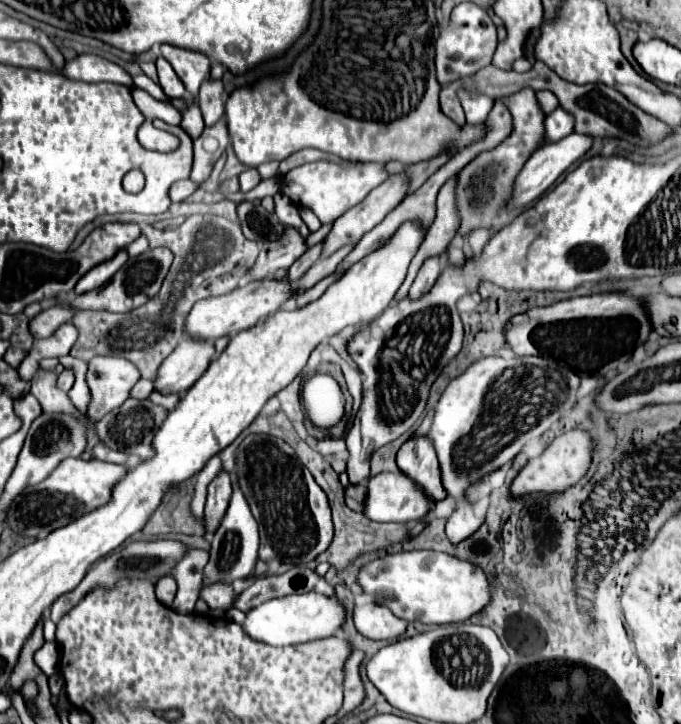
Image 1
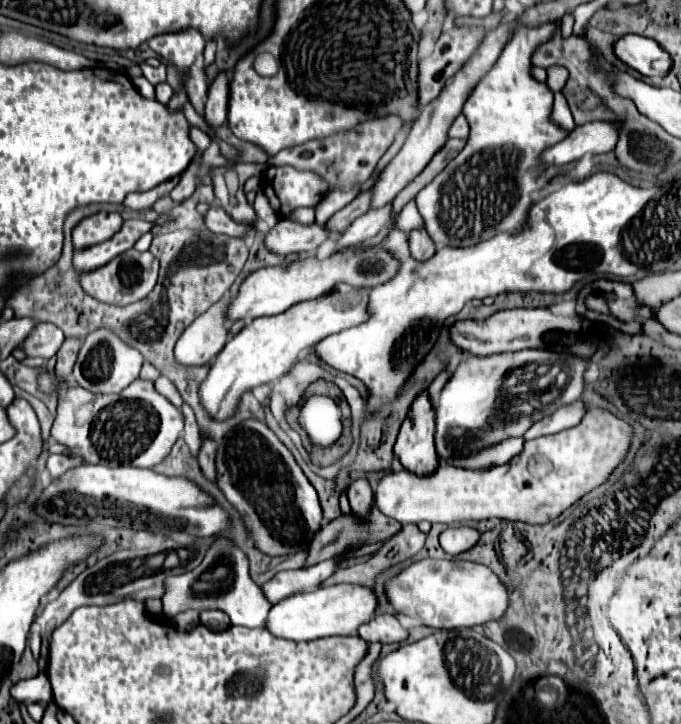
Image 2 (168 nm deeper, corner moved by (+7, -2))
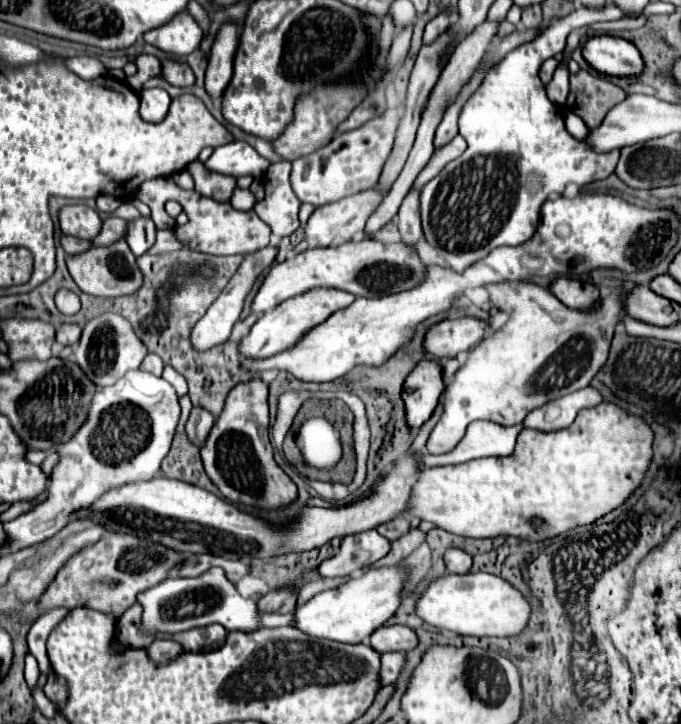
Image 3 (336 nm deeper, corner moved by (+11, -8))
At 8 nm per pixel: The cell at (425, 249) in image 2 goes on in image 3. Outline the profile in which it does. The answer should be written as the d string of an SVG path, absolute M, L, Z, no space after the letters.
M410 191L406 195L400 211L398 211L398 231L402 237L402 243L414 247L424 235L420 227L420 209L418 209L418 191Z

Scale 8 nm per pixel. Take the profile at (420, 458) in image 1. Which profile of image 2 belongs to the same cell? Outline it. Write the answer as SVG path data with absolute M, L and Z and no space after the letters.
M420 391L410 405L408 417L404 419L394 453L402 467L418 475L428 475L438 465L434 451L434 409L428 391Z

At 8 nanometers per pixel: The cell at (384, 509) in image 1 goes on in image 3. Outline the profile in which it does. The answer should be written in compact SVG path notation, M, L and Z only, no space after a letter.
M600 403L598 407L592 407L588 411L580 411L580 415L576 417L576 423L572 423L566 429L560 431L552 431L552 433L536 433L536 431L520 431L518 435L518 443L516 443L516 455L512 455L512 459L496 459L496 457L488 457L488 459L476 459L472 463L462 463L462 465L446 465L446 467L432 467L432 469L424 469L420 473L420 477L414 481L412 491L410 491L410 499L408 505L404 509L404 517L408 519L420 519L420 521L430 521L436 527L454 533L454 535L462 535L462 537L498 537L498 535L514 535L526 541L544 541L550 537L556 537L572 527L578 525L586 525L586 523L594 523L598 517L606 515L608 511L616 509L618 505L622 505L630 493L640 485L650 457L652 457L652 439L654 433L652 429L634 415L628 415L626 411L622 411L620 407L612 405L612 403Z

